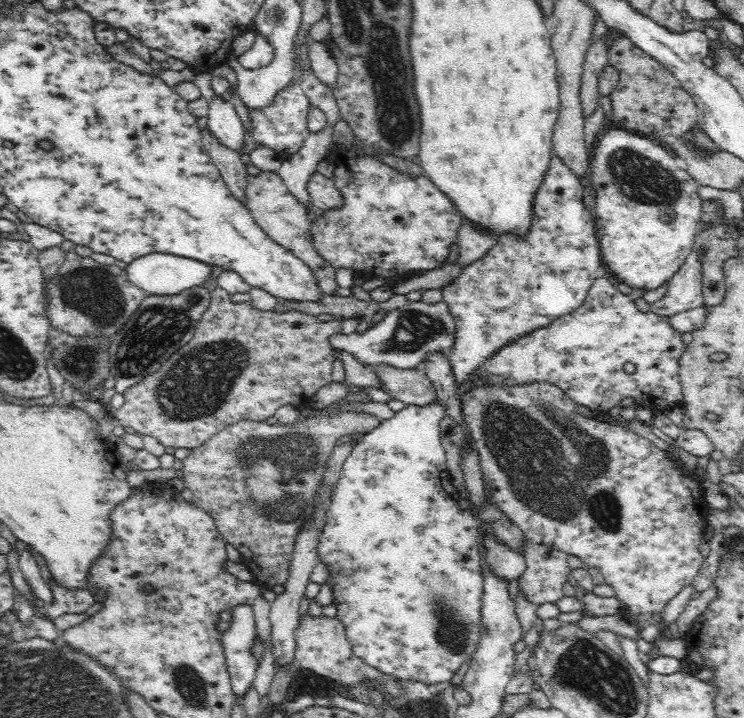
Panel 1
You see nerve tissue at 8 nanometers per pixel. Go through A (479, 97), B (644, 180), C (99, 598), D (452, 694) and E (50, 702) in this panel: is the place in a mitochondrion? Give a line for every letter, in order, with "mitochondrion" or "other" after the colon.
A: other
B: mitochondrion
C: other
D: other
E: mitochondrion

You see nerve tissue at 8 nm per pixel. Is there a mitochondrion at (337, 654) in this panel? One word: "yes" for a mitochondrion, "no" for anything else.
no

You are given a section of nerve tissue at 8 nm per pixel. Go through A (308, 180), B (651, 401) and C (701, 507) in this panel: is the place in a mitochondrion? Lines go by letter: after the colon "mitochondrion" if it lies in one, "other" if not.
A: other
B: other
C: other

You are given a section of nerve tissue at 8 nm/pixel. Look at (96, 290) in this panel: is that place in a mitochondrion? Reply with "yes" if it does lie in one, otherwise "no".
yes

